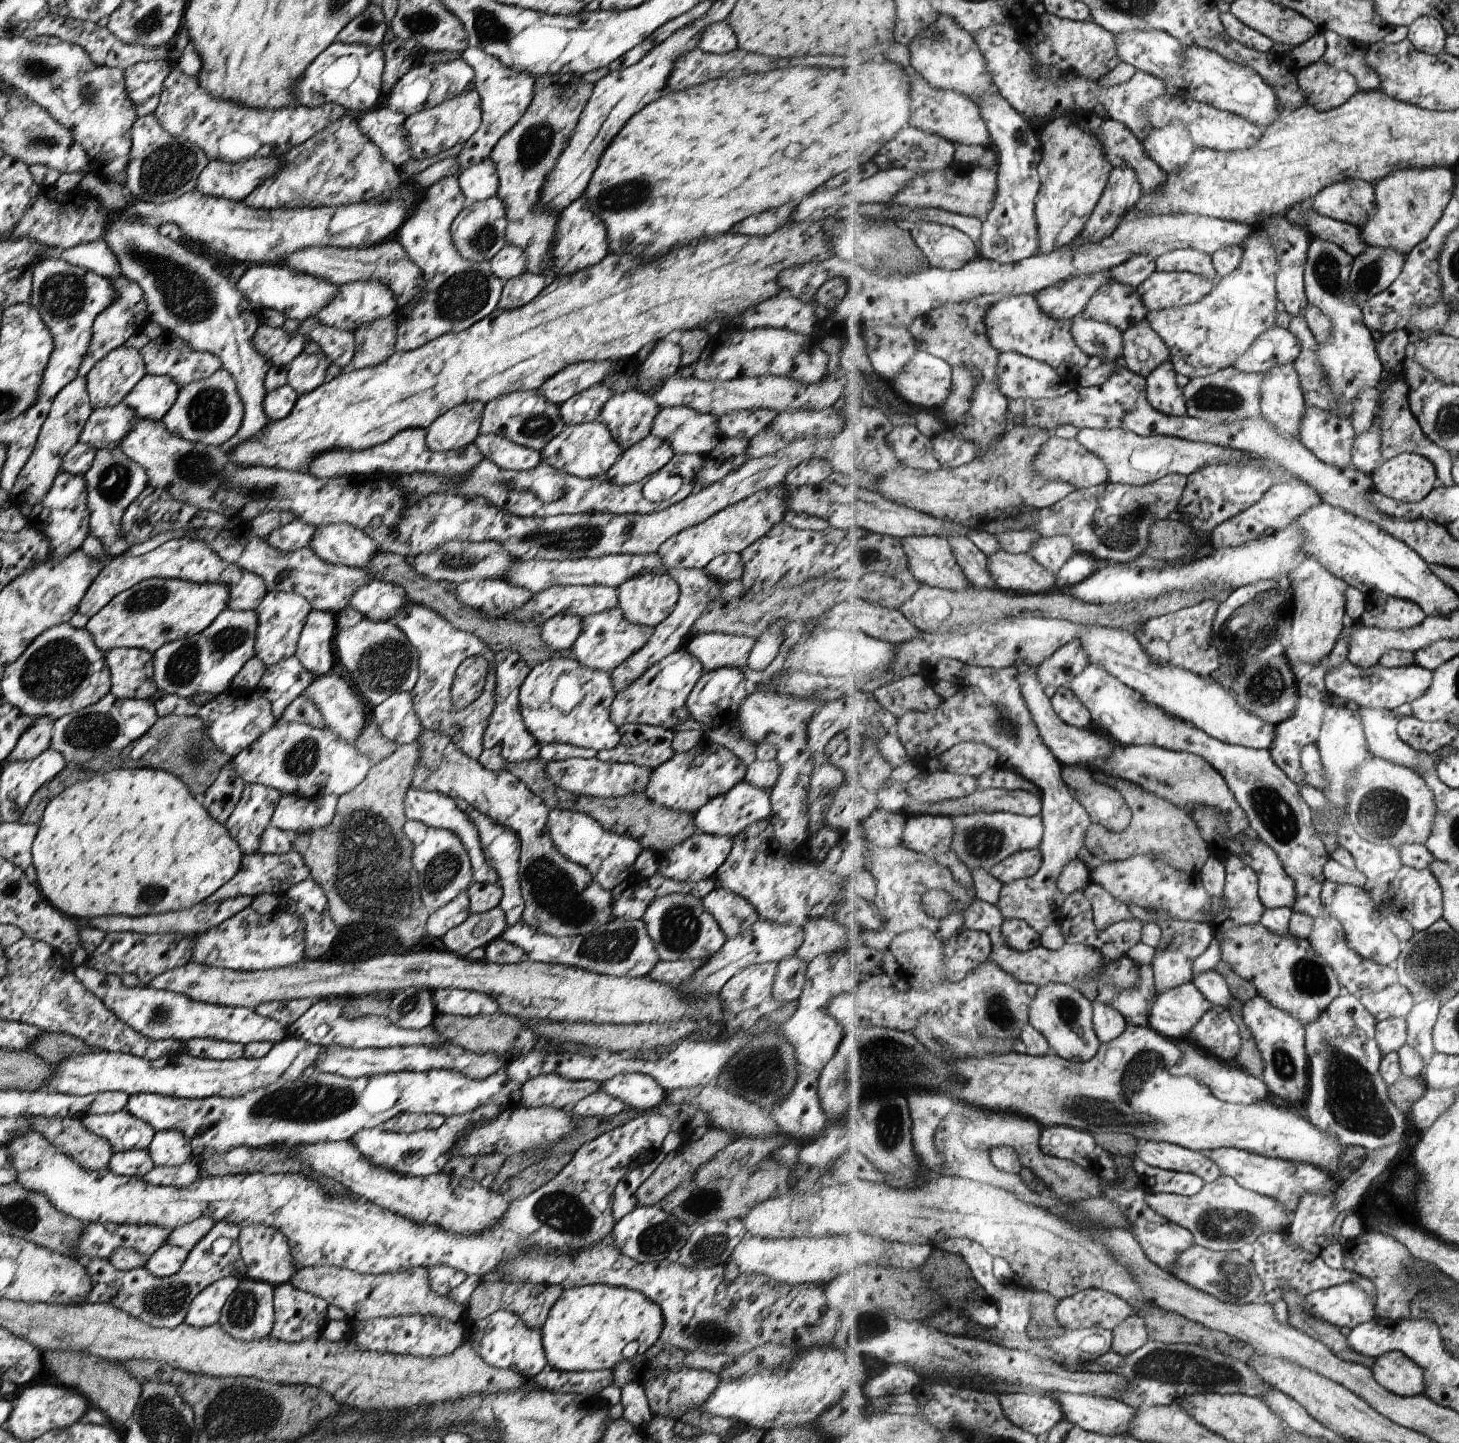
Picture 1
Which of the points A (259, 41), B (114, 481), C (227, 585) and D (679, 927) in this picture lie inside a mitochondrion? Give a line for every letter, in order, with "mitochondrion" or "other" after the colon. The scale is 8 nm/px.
A: other
B: mitochondrion
C: other
D: mitochondrion

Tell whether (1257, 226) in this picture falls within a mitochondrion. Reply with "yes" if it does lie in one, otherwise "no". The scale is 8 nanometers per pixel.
no

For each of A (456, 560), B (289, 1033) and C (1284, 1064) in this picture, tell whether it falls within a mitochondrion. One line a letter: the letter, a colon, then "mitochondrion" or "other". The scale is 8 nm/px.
A: mitochondrion
B: other
C: mitochondrion

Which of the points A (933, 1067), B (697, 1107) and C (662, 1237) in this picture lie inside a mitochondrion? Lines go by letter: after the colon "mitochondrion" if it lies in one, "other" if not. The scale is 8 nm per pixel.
A: mitochondrion
B: other
C: mitochondrion

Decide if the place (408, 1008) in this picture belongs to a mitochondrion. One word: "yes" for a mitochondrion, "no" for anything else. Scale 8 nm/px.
yes

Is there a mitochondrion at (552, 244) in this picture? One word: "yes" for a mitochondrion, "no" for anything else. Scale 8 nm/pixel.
no

